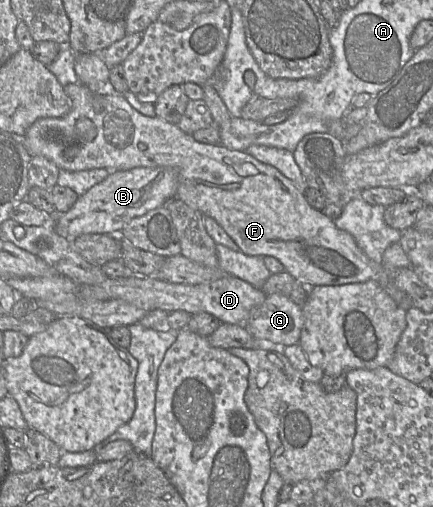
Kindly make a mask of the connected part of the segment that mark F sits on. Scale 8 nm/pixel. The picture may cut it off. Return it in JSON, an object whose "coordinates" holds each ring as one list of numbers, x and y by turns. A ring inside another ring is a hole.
{"coordinates":[[77,83,68,84,63,87,66,95,71,99,71,109,63,117,46,117,36,120,26,131,25,135,21,137,21,141,33,157,36,155,43,156,52,161,59,169,67,171,81,171,97,168,105,168,110,171,130,170,135,167,171,167,177,170,179,176,179,184,175,197,182,200,191,208,199,211,203,216,209,216,216,220,216,222,224,229,224,231,233,239,239,246,240,250,250,256,272,256,278,259,285,268,285,271,290,273,297,282,307,286,308,288,320,285,338,286,351,283,365,282,368,280,376,280,382,287,382,273,383,268,381,263,376,263,370,260,363,251,358,247,353,236,336,227,333,220,328,218,322,211,316,210,309,205,304,193,299,191,292,181,285,177,277,168,272,165,262,163,245,151,237,151,226,148,218,144,205,144,197,142,190,134,183,132,177,124,166,122,158,116,148,117,137,110,135,110,122,94,114,93,112,91,91,91,87,86],[239,183,239,187,228,189,229,184]]}

